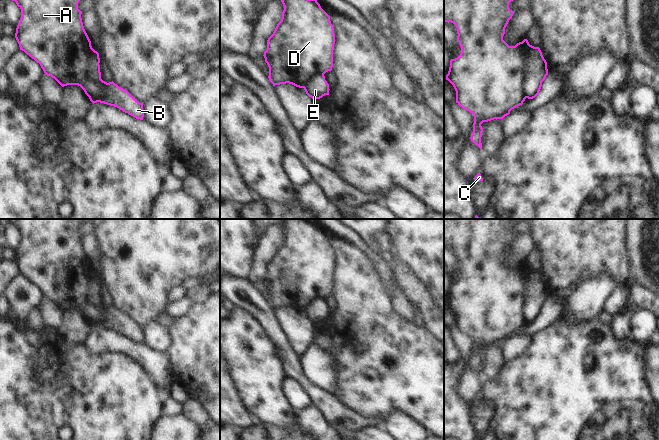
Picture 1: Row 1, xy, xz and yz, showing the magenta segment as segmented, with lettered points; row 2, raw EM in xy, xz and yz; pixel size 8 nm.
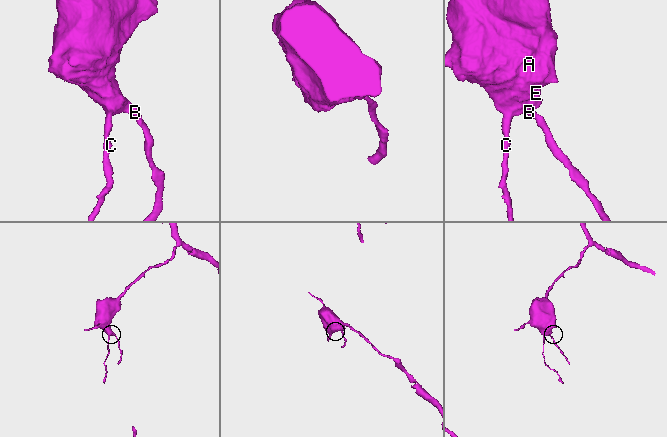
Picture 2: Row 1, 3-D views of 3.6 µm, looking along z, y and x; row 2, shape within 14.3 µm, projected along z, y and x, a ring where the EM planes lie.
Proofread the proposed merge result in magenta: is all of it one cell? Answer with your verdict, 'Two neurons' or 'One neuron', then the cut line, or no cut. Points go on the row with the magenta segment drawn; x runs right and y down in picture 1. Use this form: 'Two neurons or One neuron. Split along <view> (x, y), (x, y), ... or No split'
Two neurons. Split along yz (531, 45), (527, 48), (525, 57), (523, 94), (526, 97).

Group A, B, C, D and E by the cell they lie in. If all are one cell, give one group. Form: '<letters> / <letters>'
A B C D / E

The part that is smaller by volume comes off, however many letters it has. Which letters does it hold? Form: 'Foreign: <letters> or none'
Foreign: E

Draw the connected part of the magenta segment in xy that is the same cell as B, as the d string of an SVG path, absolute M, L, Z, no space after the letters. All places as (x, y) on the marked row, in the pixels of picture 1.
M102 80L102 86L103 92L98 97L89 97L90 101L93 104L100 102L110 106L114 106L119 108L123 112L135 117L136 119L143 120L143 103L140 103L127 90L119 87L113 81L107 83Z

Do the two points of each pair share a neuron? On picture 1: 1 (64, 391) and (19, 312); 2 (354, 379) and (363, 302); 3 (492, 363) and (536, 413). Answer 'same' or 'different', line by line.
1: different
2: same
3: different

